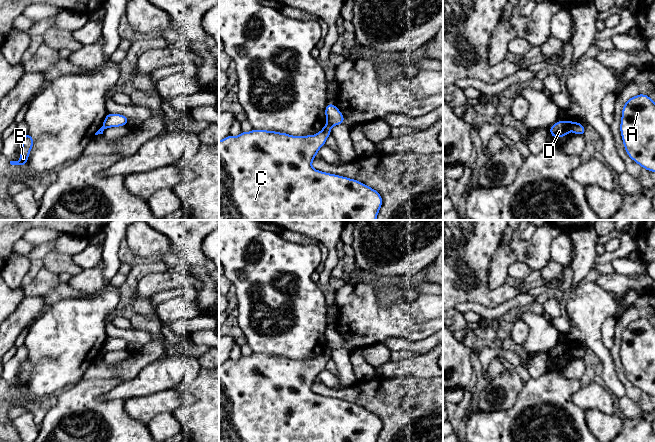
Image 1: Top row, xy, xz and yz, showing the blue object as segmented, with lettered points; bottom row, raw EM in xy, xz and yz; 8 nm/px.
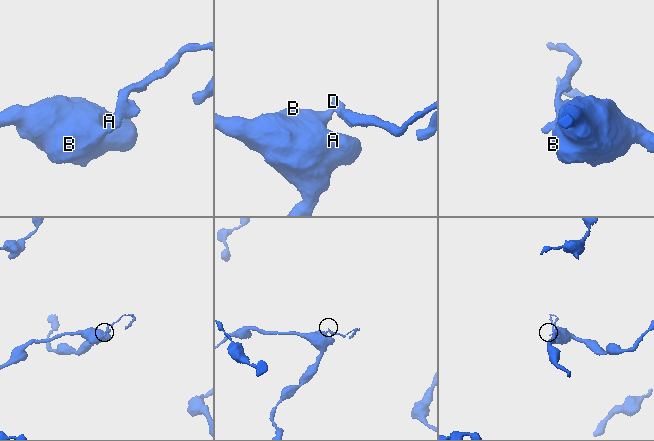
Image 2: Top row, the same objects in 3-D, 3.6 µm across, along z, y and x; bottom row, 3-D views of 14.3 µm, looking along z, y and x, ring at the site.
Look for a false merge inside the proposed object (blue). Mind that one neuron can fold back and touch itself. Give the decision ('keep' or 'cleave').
cleave

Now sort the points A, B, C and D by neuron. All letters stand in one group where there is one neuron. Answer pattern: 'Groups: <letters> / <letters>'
Groups: A B C / D

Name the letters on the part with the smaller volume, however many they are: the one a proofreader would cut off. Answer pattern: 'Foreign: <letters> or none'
Foreign: D

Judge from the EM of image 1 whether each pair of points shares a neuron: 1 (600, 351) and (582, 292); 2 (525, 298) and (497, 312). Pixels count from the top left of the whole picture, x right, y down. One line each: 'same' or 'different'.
1: same
2: same

